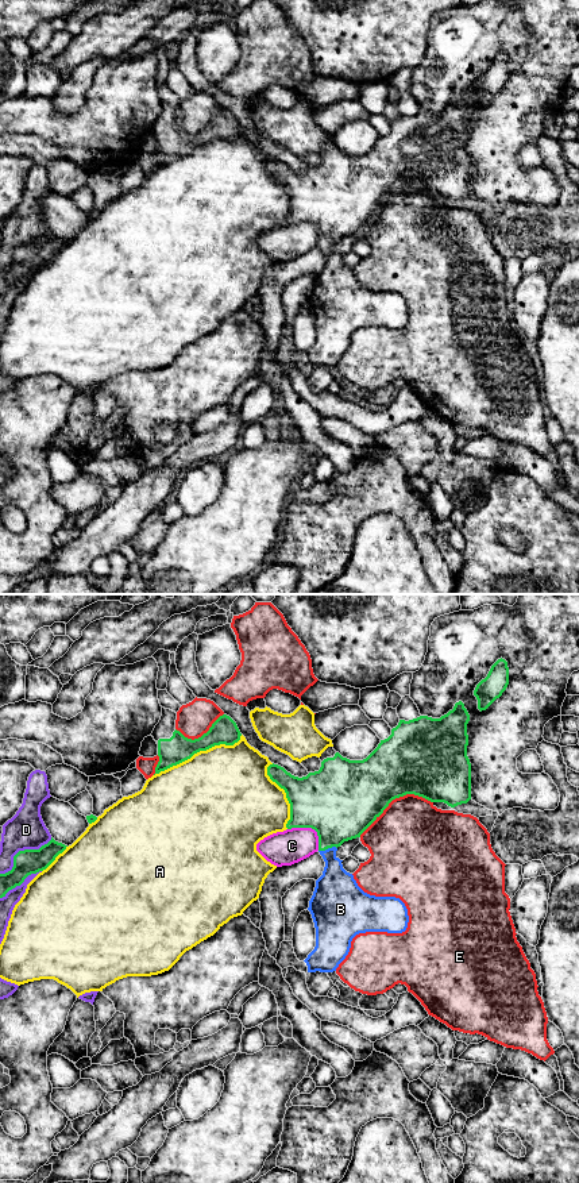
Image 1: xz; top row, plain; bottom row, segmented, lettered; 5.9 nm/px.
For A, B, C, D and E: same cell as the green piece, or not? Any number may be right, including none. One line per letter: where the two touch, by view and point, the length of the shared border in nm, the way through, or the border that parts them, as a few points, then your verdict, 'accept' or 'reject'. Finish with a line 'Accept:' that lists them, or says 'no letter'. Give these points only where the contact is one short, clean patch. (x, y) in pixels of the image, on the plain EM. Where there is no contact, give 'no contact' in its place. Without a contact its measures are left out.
A: xz (199, 146) | 600 nm | reject
B: xz (327, 243) | 110 nm | across xz (338, 203), (338, 212), (327, 243), (334, 261), (336, 284) | accept
C: xz (311, 222) | 240 nm | reject
D: xz (20, 246) | 380 nm | reject
E: xz (394, 193) | 480 nm | reject
Accept: B

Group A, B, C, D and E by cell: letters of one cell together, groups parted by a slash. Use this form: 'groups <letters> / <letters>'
groups A / B / C / D / E

